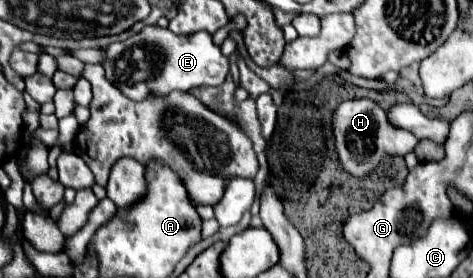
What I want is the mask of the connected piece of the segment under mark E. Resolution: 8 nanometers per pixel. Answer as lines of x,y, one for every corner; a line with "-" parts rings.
143,26
141,32
129,36
125,42
107,46
107,60
103,64
111,84
115,84
127,98
141,102
149,96
167,96
173,90
189,90
195,86
221,86
229,74
229,56
213,42
213,34
199,30
193,34
175,34
161,26

